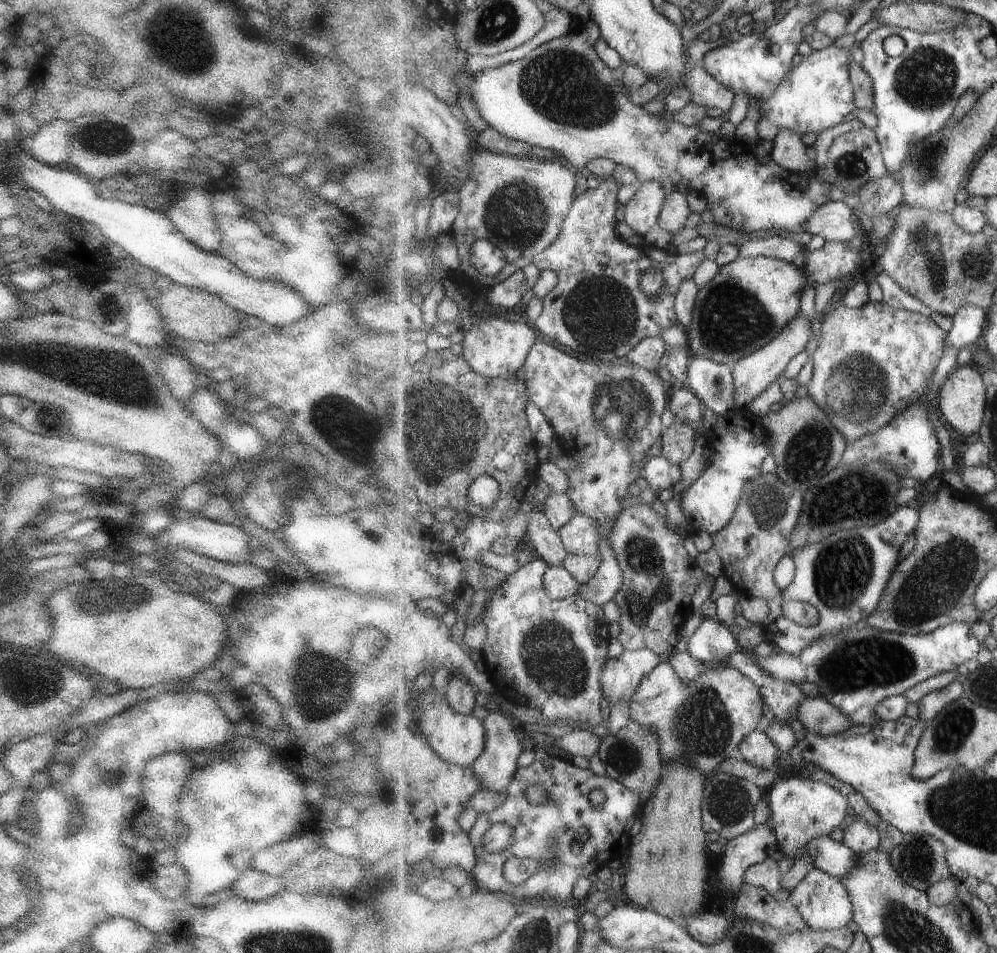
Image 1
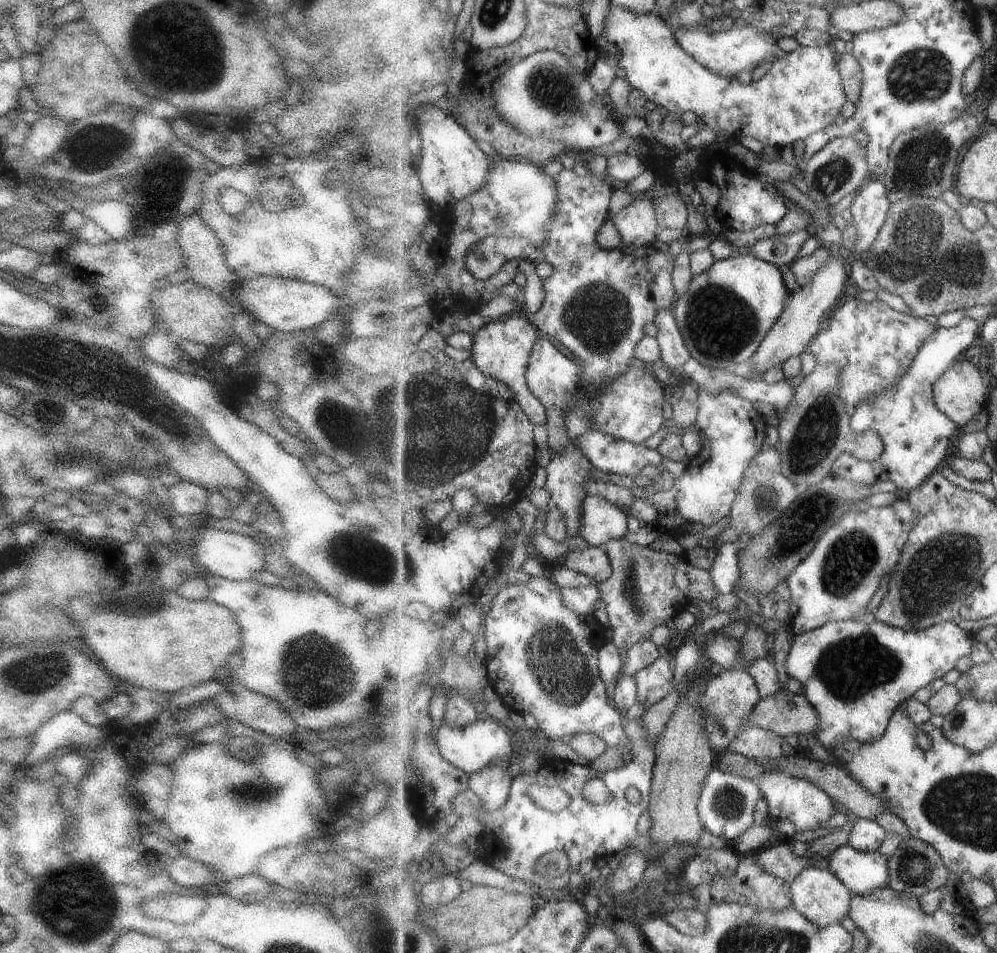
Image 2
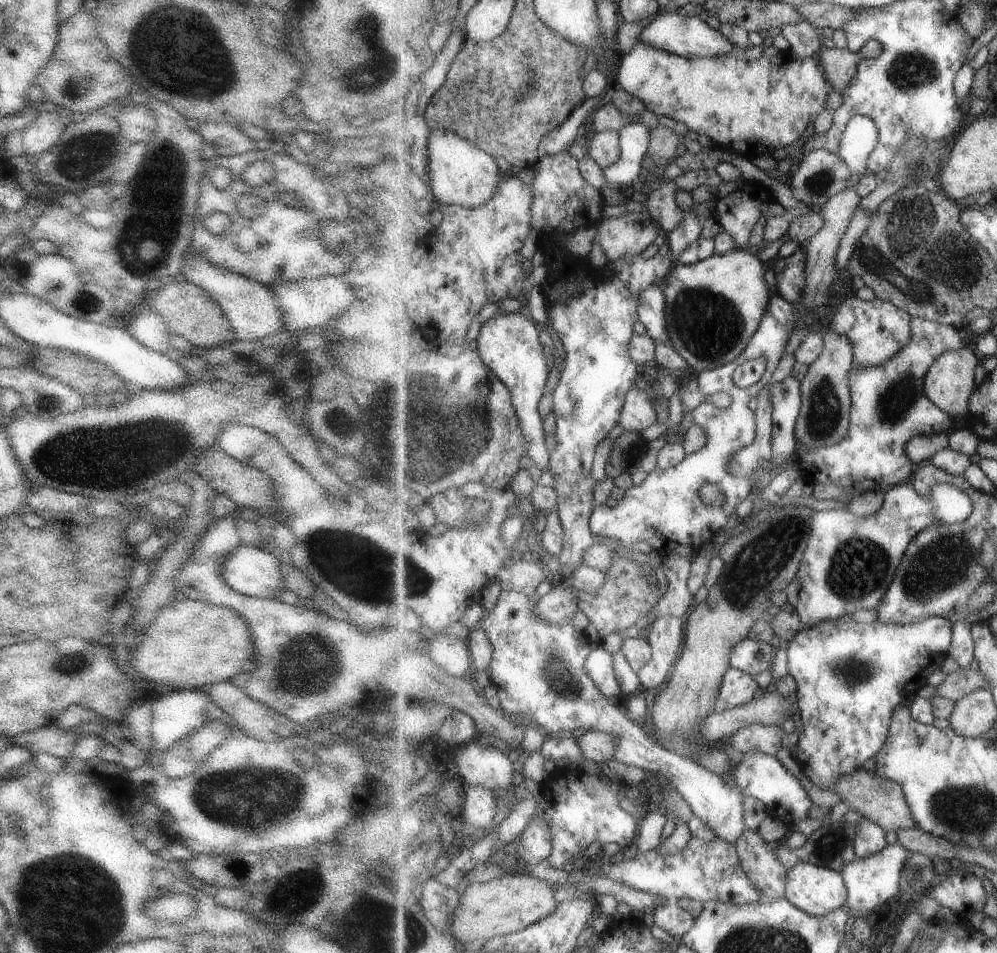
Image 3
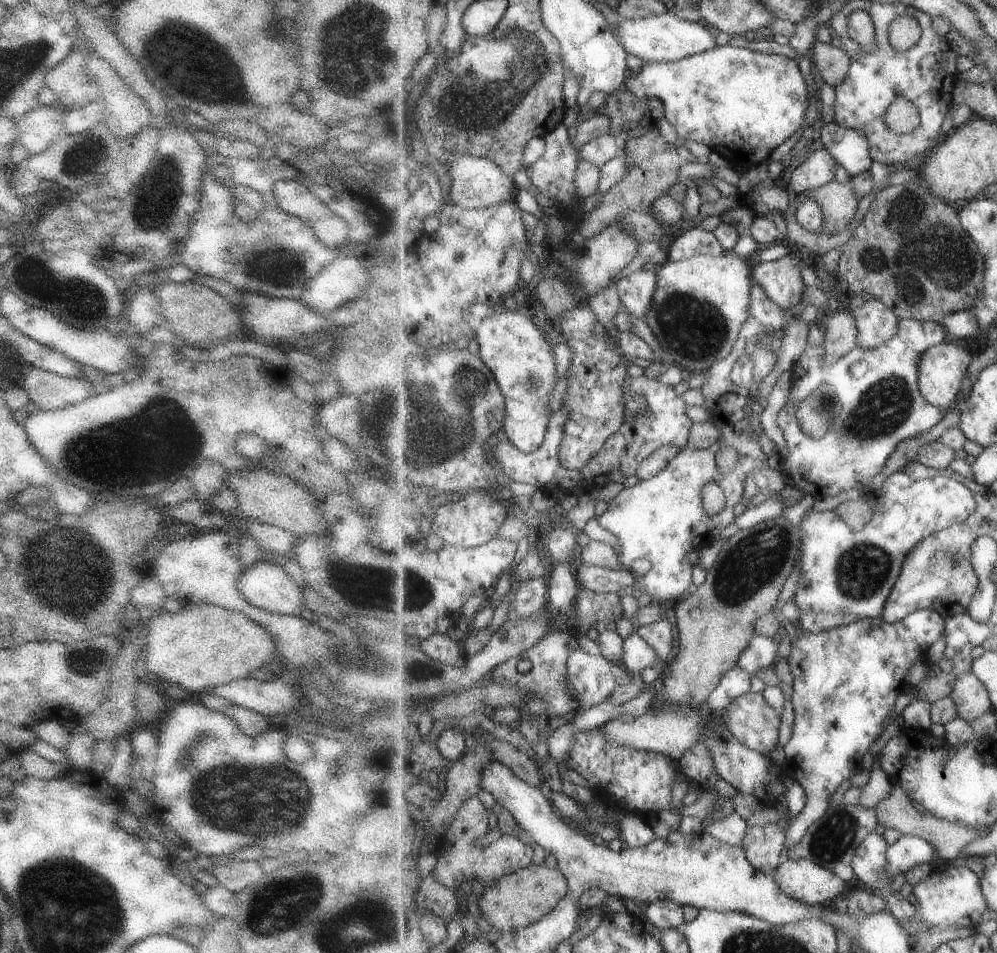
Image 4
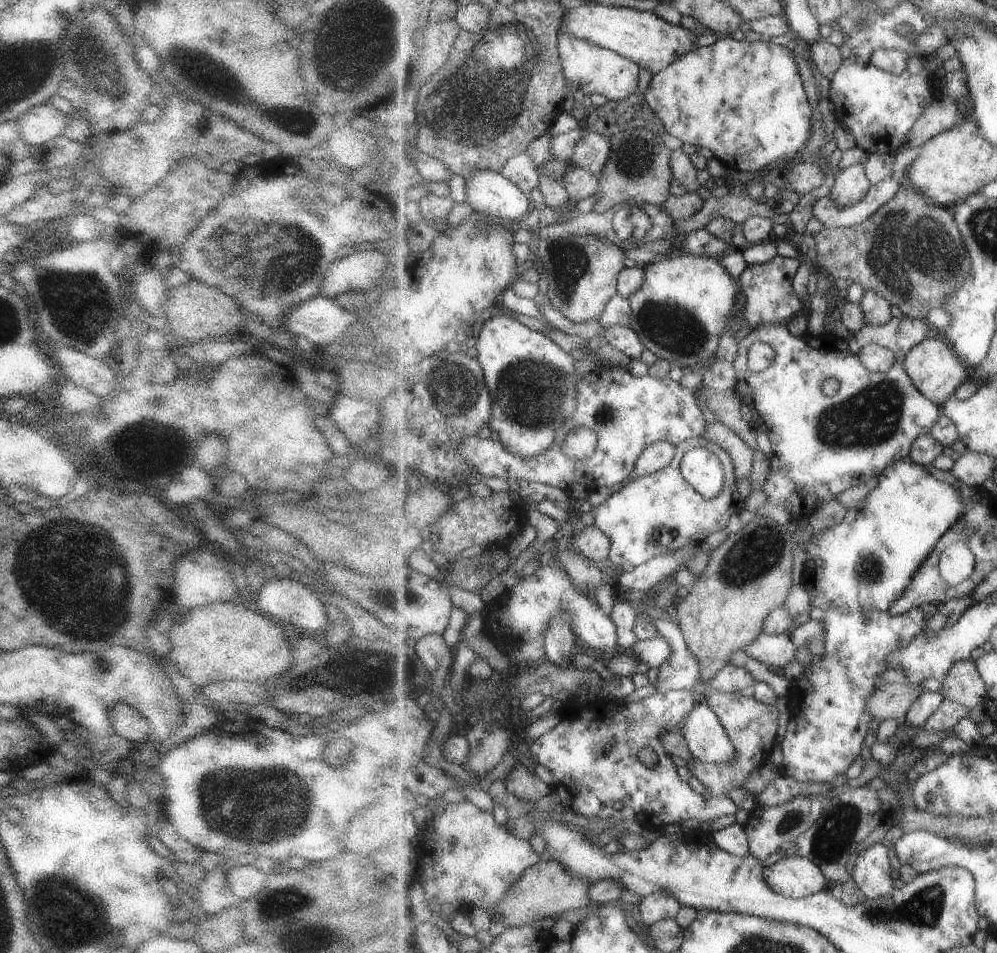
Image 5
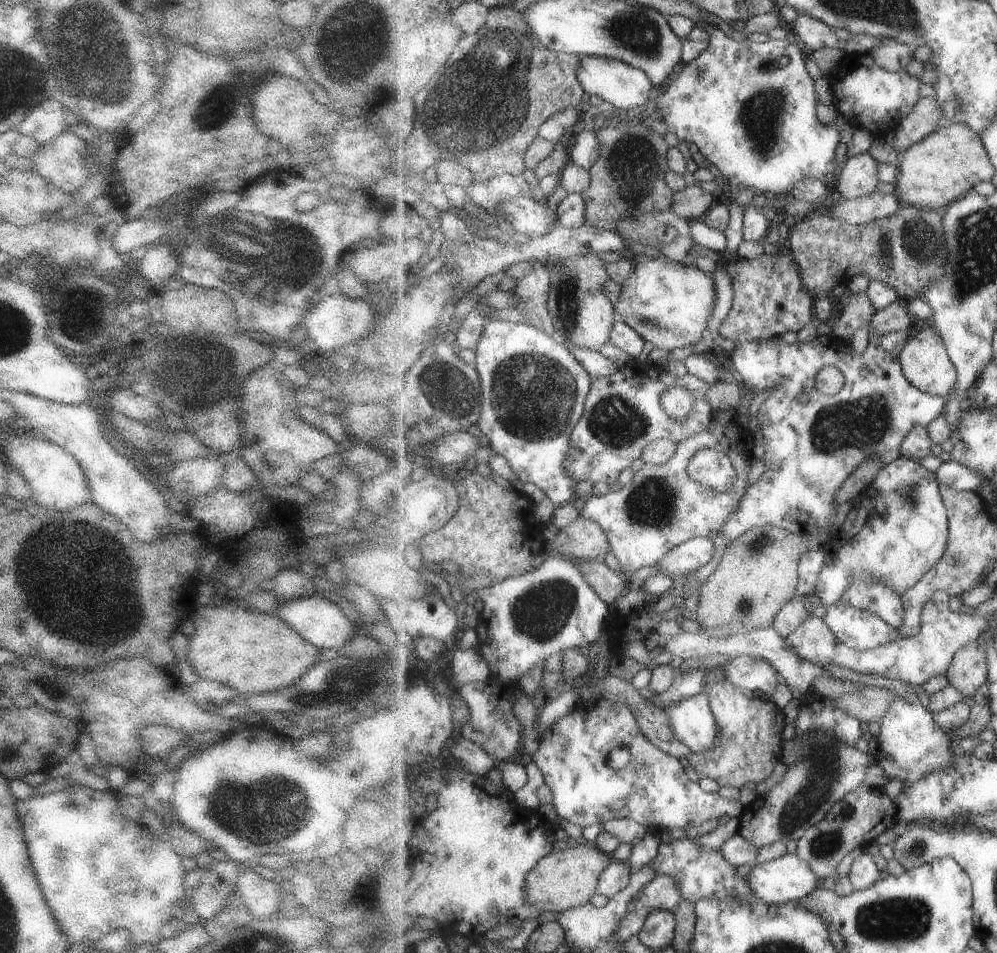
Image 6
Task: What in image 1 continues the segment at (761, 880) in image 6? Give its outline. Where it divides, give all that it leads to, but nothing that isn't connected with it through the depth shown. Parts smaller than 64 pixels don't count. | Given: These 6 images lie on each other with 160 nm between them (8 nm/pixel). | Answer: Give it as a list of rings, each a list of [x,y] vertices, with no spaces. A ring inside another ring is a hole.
[[[817,867],[811,869],[790,892],[790,901],[799,909],[811,929],[840,929],[854,920],[852,897],[844,882]]]

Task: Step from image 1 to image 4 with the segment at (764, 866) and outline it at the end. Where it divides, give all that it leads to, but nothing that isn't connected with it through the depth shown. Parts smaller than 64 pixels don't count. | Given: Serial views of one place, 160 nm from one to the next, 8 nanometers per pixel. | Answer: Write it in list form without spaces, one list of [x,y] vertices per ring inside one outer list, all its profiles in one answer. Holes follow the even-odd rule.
[[[840,802],[834,808],[826,810],[825,816],[814,822],[805,836],[790,848],[784,855],[787,859],[807,859],[828,868],[849,884],[856,883],[852,862],[856,850],[861,846],[868,834],[877,828],[878,816],[875,809],[862,808],[857,805],[847,805]]]

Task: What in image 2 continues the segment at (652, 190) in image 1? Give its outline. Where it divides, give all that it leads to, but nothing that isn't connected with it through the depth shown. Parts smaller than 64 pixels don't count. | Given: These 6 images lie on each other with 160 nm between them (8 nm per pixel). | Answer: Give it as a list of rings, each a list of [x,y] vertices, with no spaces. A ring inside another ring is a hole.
[[[649,197],[634,200],[610,220],[621,233],[624,244],[632,247],[653,245],[661,229],[654,199]]]

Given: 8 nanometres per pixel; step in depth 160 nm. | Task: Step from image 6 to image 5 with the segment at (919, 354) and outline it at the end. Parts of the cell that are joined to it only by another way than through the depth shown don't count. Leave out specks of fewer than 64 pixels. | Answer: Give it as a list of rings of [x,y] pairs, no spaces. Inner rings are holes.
[[[925,338],[924,342],[909,350],[903,366],[921,394],[933,400],[938,406],[945,405],[945,402],[954,396],[955,391],[970,379],[970,370],[963,360],[958,358],[949,344],[945,344],[939,338]]]

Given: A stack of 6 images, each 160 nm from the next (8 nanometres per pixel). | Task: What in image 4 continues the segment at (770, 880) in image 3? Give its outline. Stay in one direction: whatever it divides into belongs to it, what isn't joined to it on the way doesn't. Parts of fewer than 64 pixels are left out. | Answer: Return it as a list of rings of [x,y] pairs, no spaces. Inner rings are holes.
[[[779,821],[763,826],[748,828],[742,847],[747,858],[757,870],[773,875],[777,867],[783,862],[785,855],[785,839],[787,831],[781,828]]]

